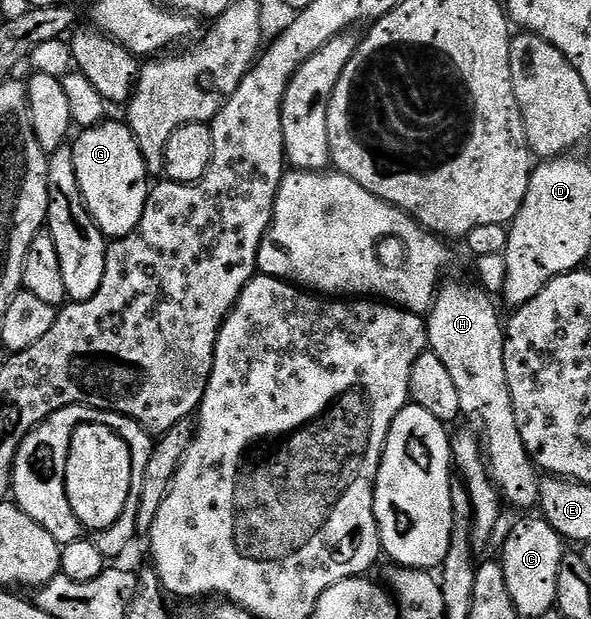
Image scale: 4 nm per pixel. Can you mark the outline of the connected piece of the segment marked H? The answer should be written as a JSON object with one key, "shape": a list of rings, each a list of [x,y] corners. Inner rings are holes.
{"shape":[[[447,284],[437,291],[432,307],[426,313],[428,348],[446,365],[462,401],[461,413],[477,424],[488,475],[501,497],[516,508],[535,509],[540,503],[542,476],[522,442],[522,434],[518,434],[518,418],[514,418],[514,402],[506,382],[502,316],[500,320],[492,305],[495,304],[493,297],[483,288]]]}

